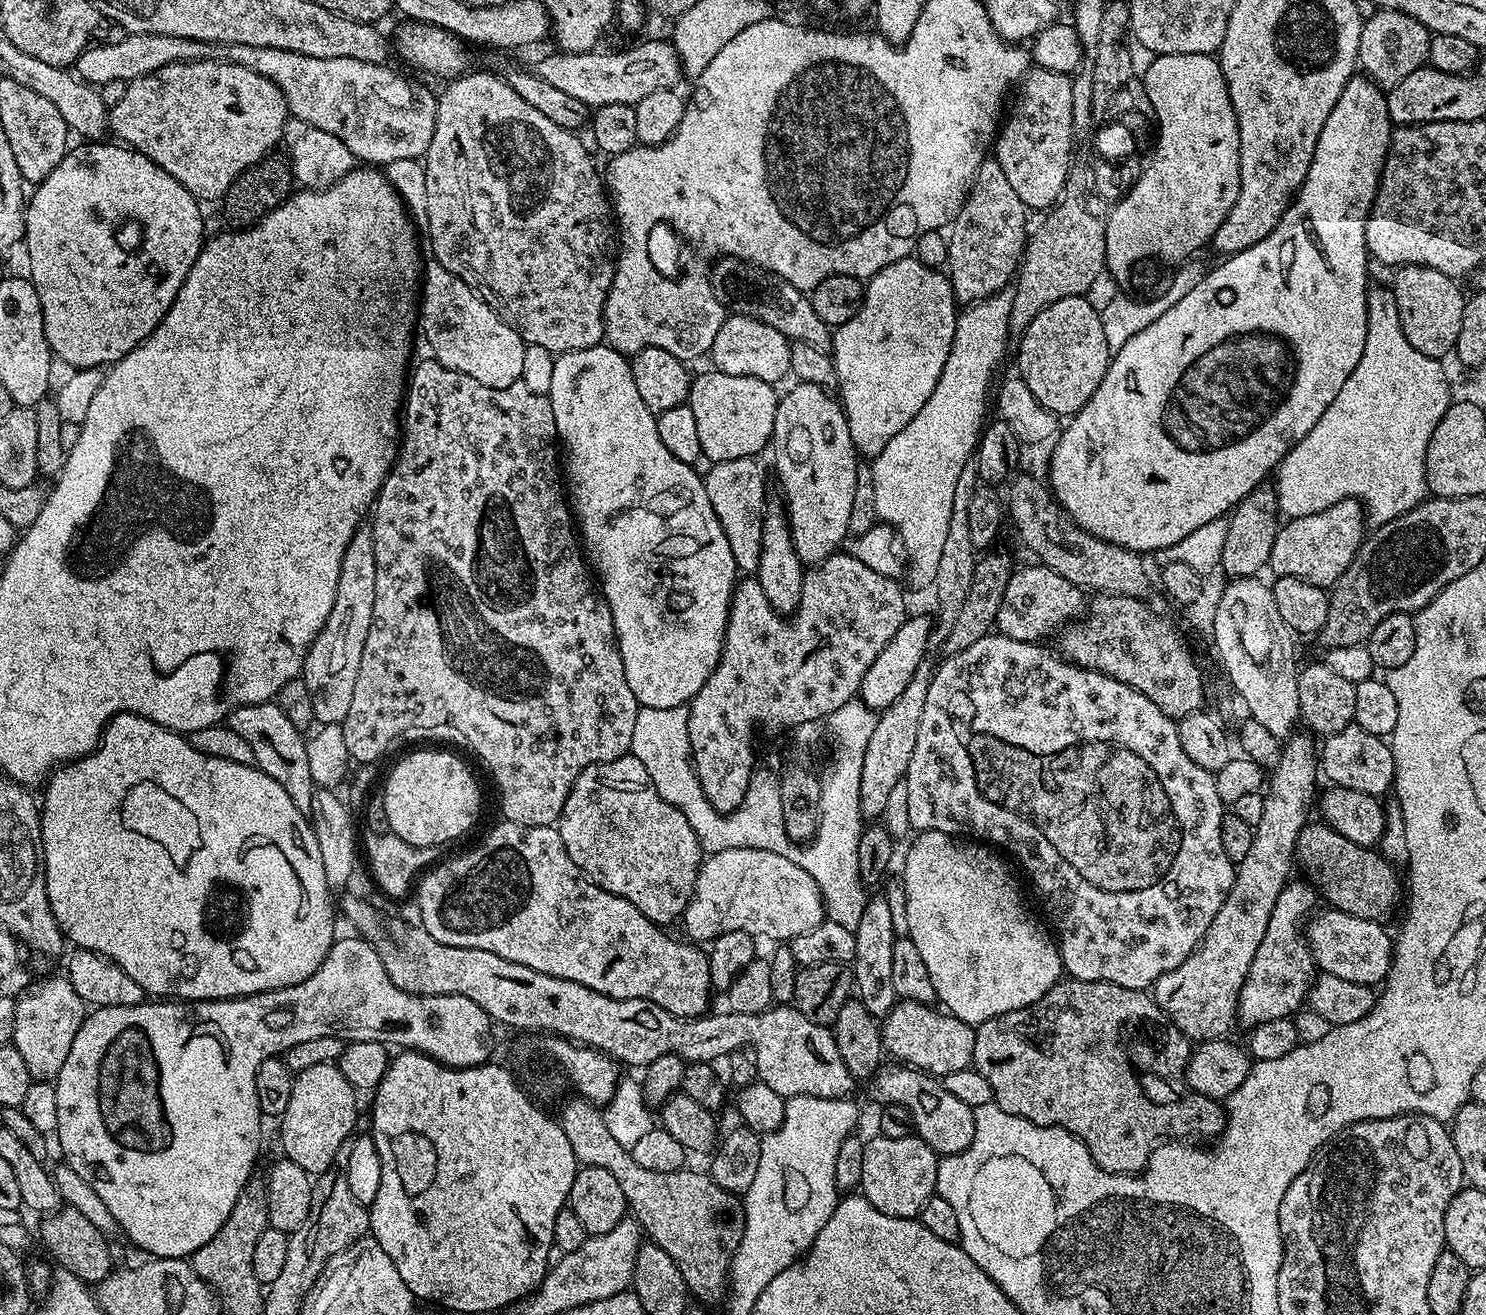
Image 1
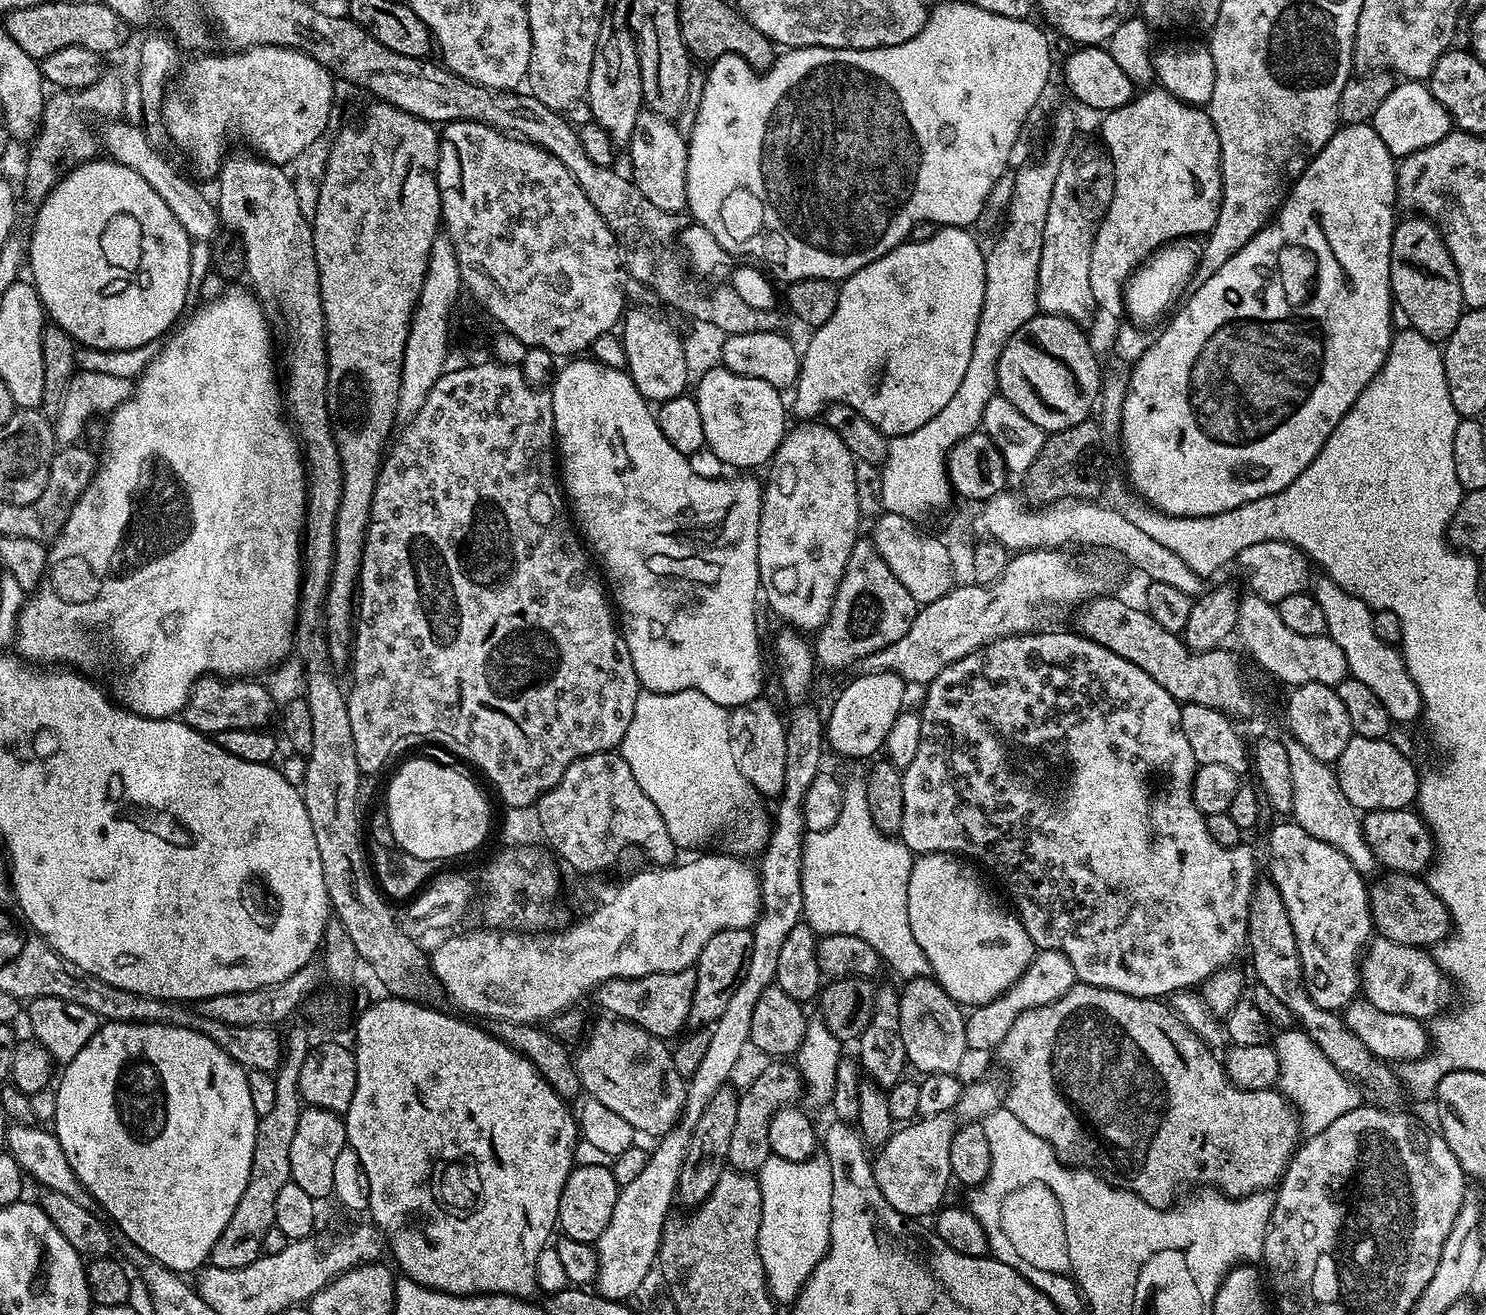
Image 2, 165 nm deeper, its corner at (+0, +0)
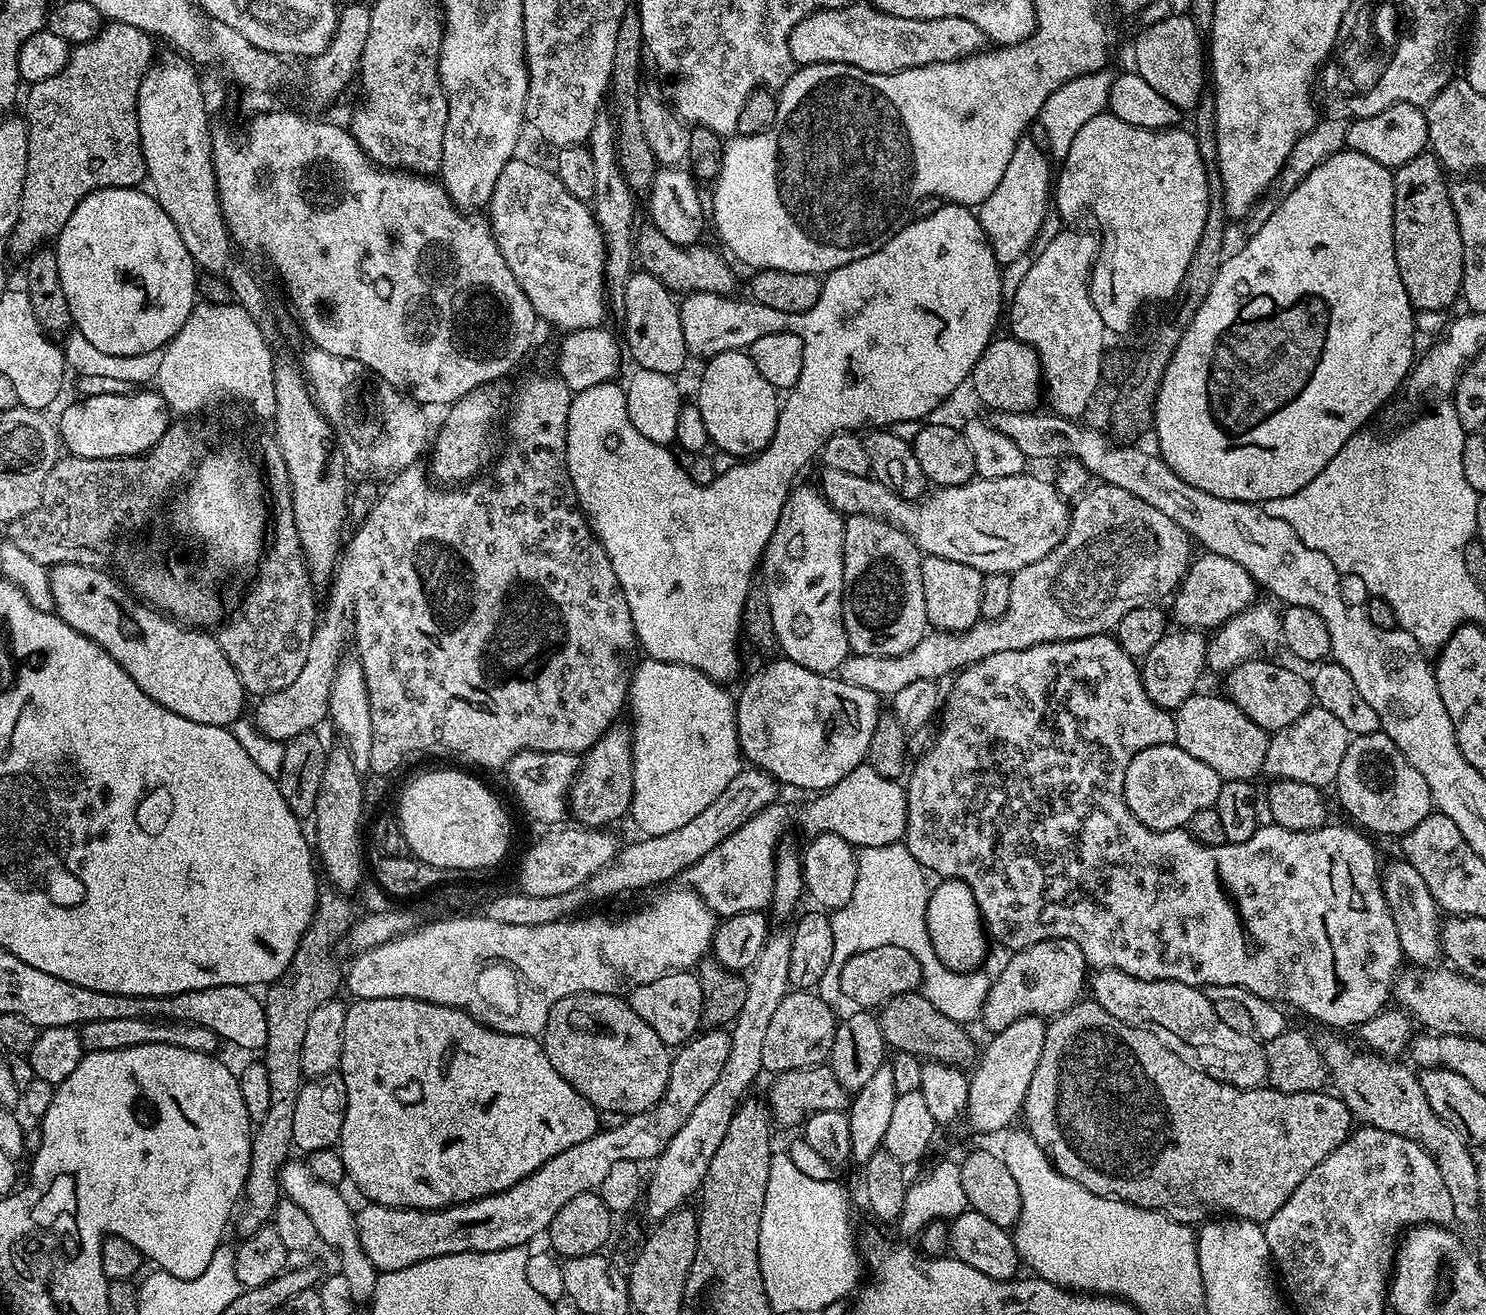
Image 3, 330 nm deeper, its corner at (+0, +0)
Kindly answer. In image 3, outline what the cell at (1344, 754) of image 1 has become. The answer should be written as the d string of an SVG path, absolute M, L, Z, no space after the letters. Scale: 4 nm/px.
M1382 731L1349 739L1348 749L1342 758L1342 766L1338 766L1335 788L1341 806L1348 811L1349 818L1353 820L1349 821L1368 834L1377 832L1380 836L1402 838L1410 830L1414 830L1414 826L1418 826L1422 818L1426 818L1434 811L1430 786L1426 786L1426 778L1422 778L1422 774L1418 774L1418 770L1414 770L1414 766L1406 762L1402 750L1398 750L1398 746L1394 746L1394 742L1390 742L1388 735Z

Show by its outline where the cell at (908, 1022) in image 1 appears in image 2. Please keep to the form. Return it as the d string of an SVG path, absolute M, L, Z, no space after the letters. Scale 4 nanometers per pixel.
M1037 951L1030 966L1023 972L1022 977L990 1003L977 1005L965 1019L964 1029L969 1049L975 1052L992 1052L1006 1038L1006 1033L1014 1024L1014 1020L1034 1006L1048 1005L1066 994L1076 983L1076 975L1070 960L1060 951Z

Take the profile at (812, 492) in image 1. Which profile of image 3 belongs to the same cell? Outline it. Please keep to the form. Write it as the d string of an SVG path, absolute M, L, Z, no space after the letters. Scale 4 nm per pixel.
M793 487L782 506L778 526L764 548L762 587L770 602L770 618L774 618L774 634L779 651L787 659L798 662L811 672L835 673L850 655L842 606L844 605L844 522L845 517L828 505L819 487Z

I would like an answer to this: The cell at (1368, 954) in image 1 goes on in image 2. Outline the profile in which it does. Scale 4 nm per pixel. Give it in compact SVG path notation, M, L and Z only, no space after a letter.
M1373 939L1360 962L1363 999L1374 1002L1374 1006L1378 1006L1378 1010L1386 1010L1386 1014L1406 1014L1421 1022L1435 1017L1441 1011L1444 984L1446 977L1435 959L1425 949L1402 946L1402 942Z

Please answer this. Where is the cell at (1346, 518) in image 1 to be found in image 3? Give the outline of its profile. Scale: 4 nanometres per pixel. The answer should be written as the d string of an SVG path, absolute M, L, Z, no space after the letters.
M1204 552L1189 563L1187 574L1171 597L1173 600L1170 616L1175 623L1177 620L1180 623L1177 625L1184 630L1215 630L1231 616L1245 612L1257 603L1256 592L1258 593L1256 579L1246 570L1242 570L1238 562L1222 558L1222 554Z

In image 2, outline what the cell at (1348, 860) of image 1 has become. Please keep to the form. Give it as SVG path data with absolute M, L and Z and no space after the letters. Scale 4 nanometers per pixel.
M1388 872L1381 880L1371 881L1368 901L1372 911L1372 925L1383 939L1402 942L1425 950L1442 943L1452 931L1452 916L1442 898L1430 890L1427 879L1406 872Z

